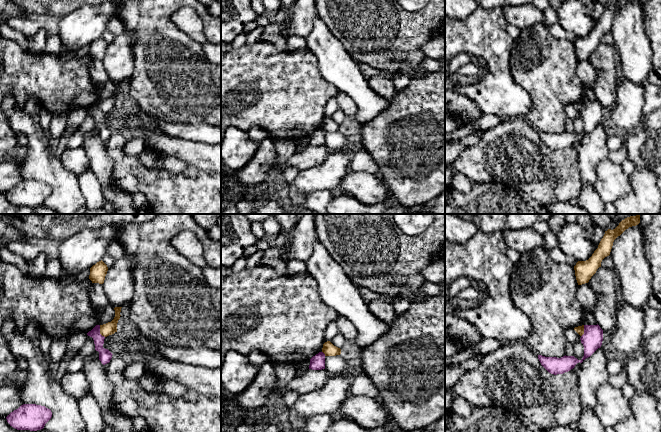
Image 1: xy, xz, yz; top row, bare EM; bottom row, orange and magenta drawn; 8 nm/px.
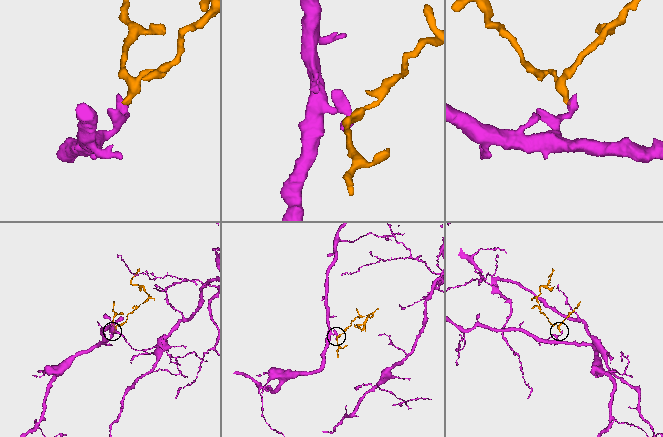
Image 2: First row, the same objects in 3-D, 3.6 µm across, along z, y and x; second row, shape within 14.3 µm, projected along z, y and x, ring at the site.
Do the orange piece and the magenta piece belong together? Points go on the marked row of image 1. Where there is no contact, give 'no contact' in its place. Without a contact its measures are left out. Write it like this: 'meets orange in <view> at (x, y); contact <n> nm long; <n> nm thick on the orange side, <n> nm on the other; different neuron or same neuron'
meets orange in xy at (100, 331); contact 110 nm long; 100 nm thick on the orange side, 100 nm on the other; different neuron

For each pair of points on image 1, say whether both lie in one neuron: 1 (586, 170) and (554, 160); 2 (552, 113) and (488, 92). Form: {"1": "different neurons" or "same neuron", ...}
{"1": "different neurons", "2": "different neurons"}

